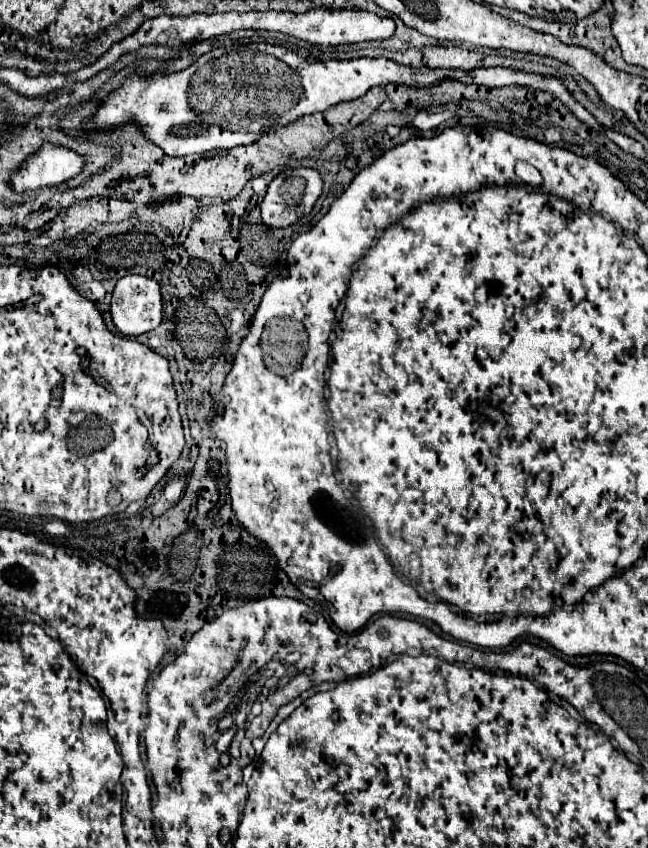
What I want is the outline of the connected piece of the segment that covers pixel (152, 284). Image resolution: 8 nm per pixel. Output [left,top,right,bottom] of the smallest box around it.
[110,275,164,337]

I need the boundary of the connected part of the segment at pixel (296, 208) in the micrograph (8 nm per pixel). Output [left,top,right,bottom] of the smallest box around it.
[260,167,322,229]

